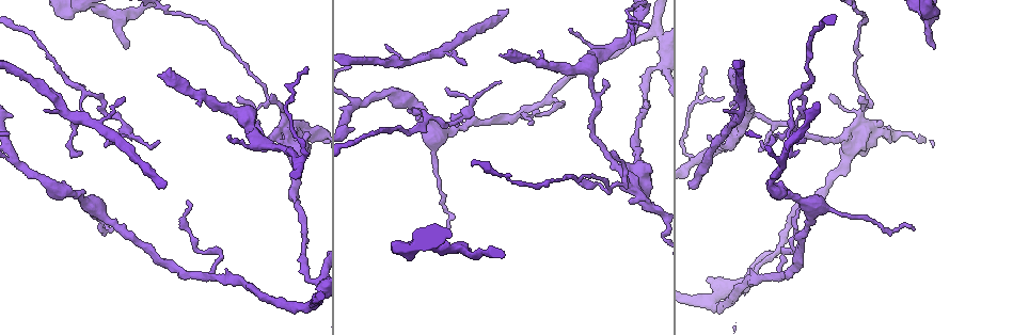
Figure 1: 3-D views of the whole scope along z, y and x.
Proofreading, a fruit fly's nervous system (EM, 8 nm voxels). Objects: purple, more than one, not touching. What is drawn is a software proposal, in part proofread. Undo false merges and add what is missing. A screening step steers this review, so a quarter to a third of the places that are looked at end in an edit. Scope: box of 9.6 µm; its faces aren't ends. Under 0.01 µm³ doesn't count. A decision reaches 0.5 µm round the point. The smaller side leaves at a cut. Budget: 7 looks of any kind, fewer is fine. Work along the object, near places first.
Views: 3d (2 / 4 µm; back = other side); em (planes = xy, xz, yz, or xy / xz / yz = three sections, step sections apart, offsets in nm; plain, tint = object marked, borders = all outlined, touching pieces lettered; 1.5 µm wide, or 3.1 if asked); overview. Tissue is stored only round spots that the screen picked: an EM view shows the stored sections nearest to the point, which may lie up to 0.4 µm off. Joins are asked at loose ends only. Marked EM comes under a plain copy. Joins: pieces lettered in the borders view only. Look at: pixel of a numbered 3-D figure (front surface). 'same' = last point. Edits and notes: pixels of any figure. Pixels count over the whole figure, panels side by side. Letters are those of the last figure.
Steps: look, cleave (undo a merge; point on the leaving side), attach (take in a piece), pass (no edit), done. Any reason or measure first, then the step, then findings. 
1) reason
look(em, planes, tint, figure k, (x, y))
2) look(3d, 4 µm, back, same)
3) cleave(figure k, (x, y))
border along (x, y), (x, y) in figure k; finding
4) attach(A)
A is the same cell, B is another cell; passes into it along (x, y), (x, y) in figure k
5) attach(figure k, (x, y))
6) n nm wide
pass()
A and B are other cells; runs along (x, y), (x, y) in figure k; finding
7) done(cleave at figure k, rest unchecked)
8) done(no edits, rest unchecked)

an open end
look(em, xy, step 8, tint, figure 1, (935, 45))

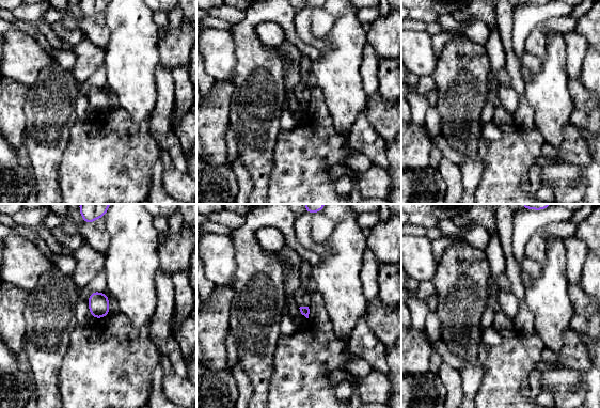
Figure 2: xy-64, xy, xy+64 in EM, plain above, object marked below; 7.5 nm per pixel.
what lies round it
look(em, xy, step 8, borders, same)

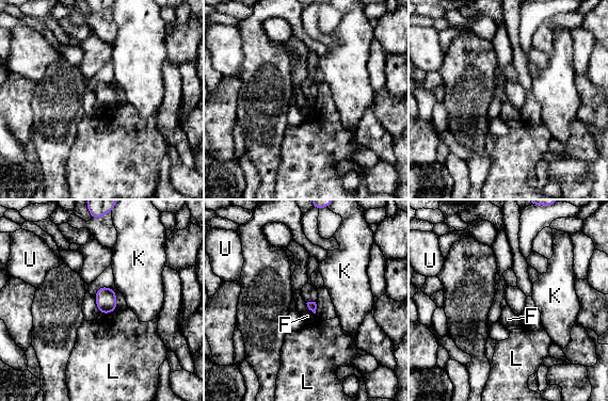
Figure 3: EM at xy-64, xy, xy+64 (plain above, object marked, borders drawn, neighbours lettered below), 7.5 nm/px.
L touches over 130 nm
pass()
F, K, L and U are other cells; border along (305, 303), (314, 314) in figure 3; no lettered piece goes on from it

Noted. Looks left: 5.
arms part here
look(3d, 2 µm, figure 1, (259, 140))

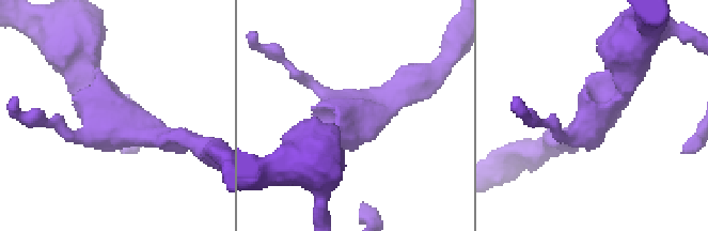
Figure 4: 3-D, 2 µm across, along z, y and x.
look(em, planes, borders, figure 4, (604, 109))

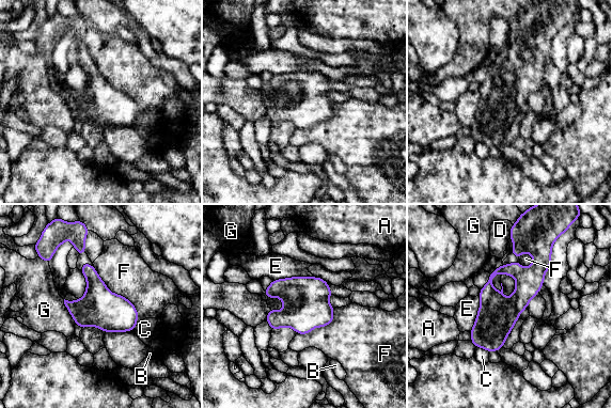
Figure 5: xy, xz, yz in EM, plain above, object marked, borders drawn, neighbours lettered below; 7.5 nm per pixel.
280 nm wide
pass()
A, B, C, D, E, F and G are other cells; runs along (518, 245), (521, 297), (489, 348) in figure 5; continuous, no second neuron

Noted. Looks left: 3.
three-way junction
look(3d, 4 µm, figure 1, (318, 281))

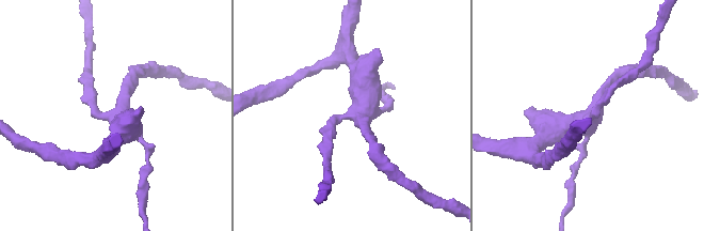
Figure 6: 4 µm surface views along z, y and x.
3 arms
look(em, planes, tint, figure 6, (110, 114))

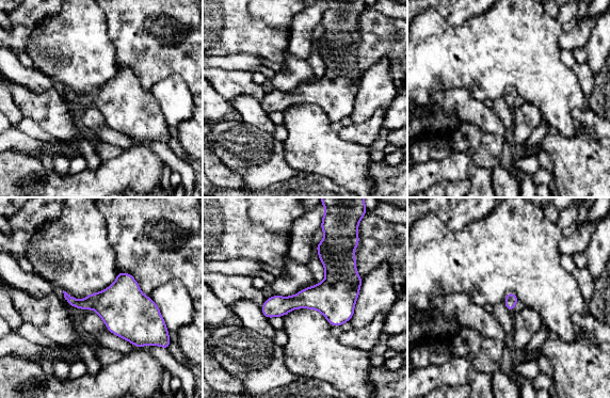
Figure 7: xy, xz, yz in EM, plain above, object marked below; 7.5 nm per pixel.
look(em, planes, borders, same)

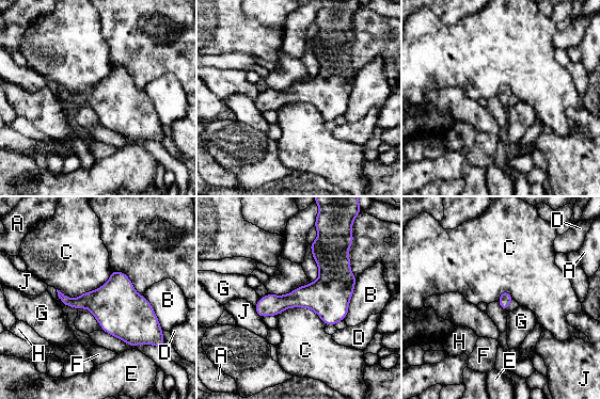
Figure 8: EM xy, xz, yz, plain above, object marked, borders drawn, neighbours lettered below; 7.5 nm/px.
90 nm wide
pass()
A, B, C, D, E, F, G, H and J are other cells; border along (111, 271), (77, 298), (57, 289) in figure 8; one neuron here

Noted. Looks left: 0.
done(no edits, rest unchecked)

